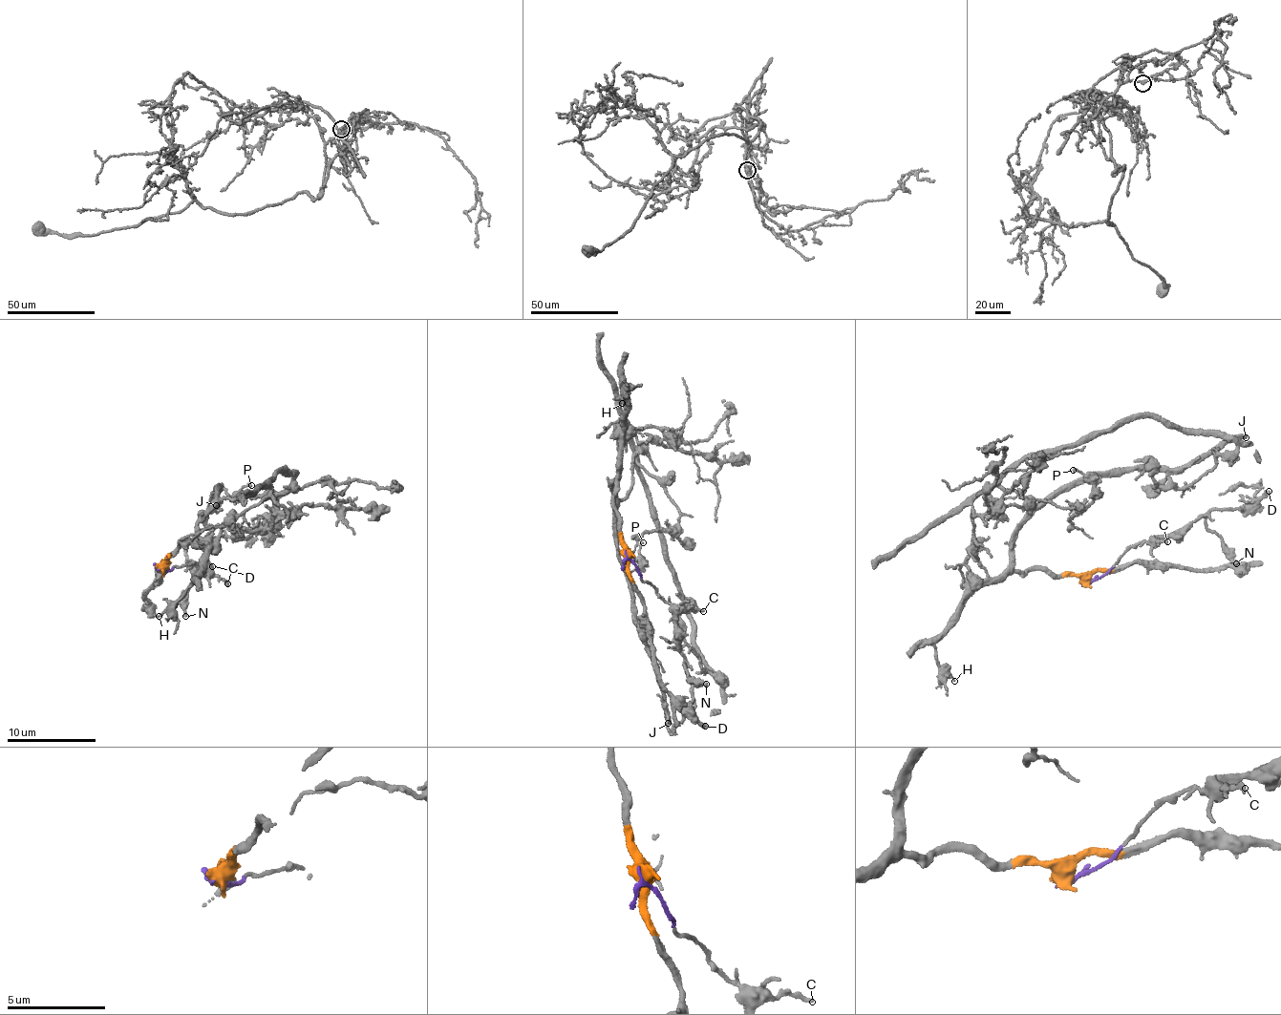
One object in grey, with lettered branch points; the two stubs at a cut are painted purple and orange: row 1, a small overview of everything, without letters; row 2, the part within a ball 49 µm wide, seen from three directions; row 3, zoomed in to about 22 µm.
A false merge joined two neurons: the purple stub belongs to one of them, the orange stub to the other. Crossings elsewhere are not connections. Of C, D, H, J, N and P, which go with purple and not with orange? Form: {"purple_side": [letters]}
{"purple_side": ["C", "D", "N"]}

